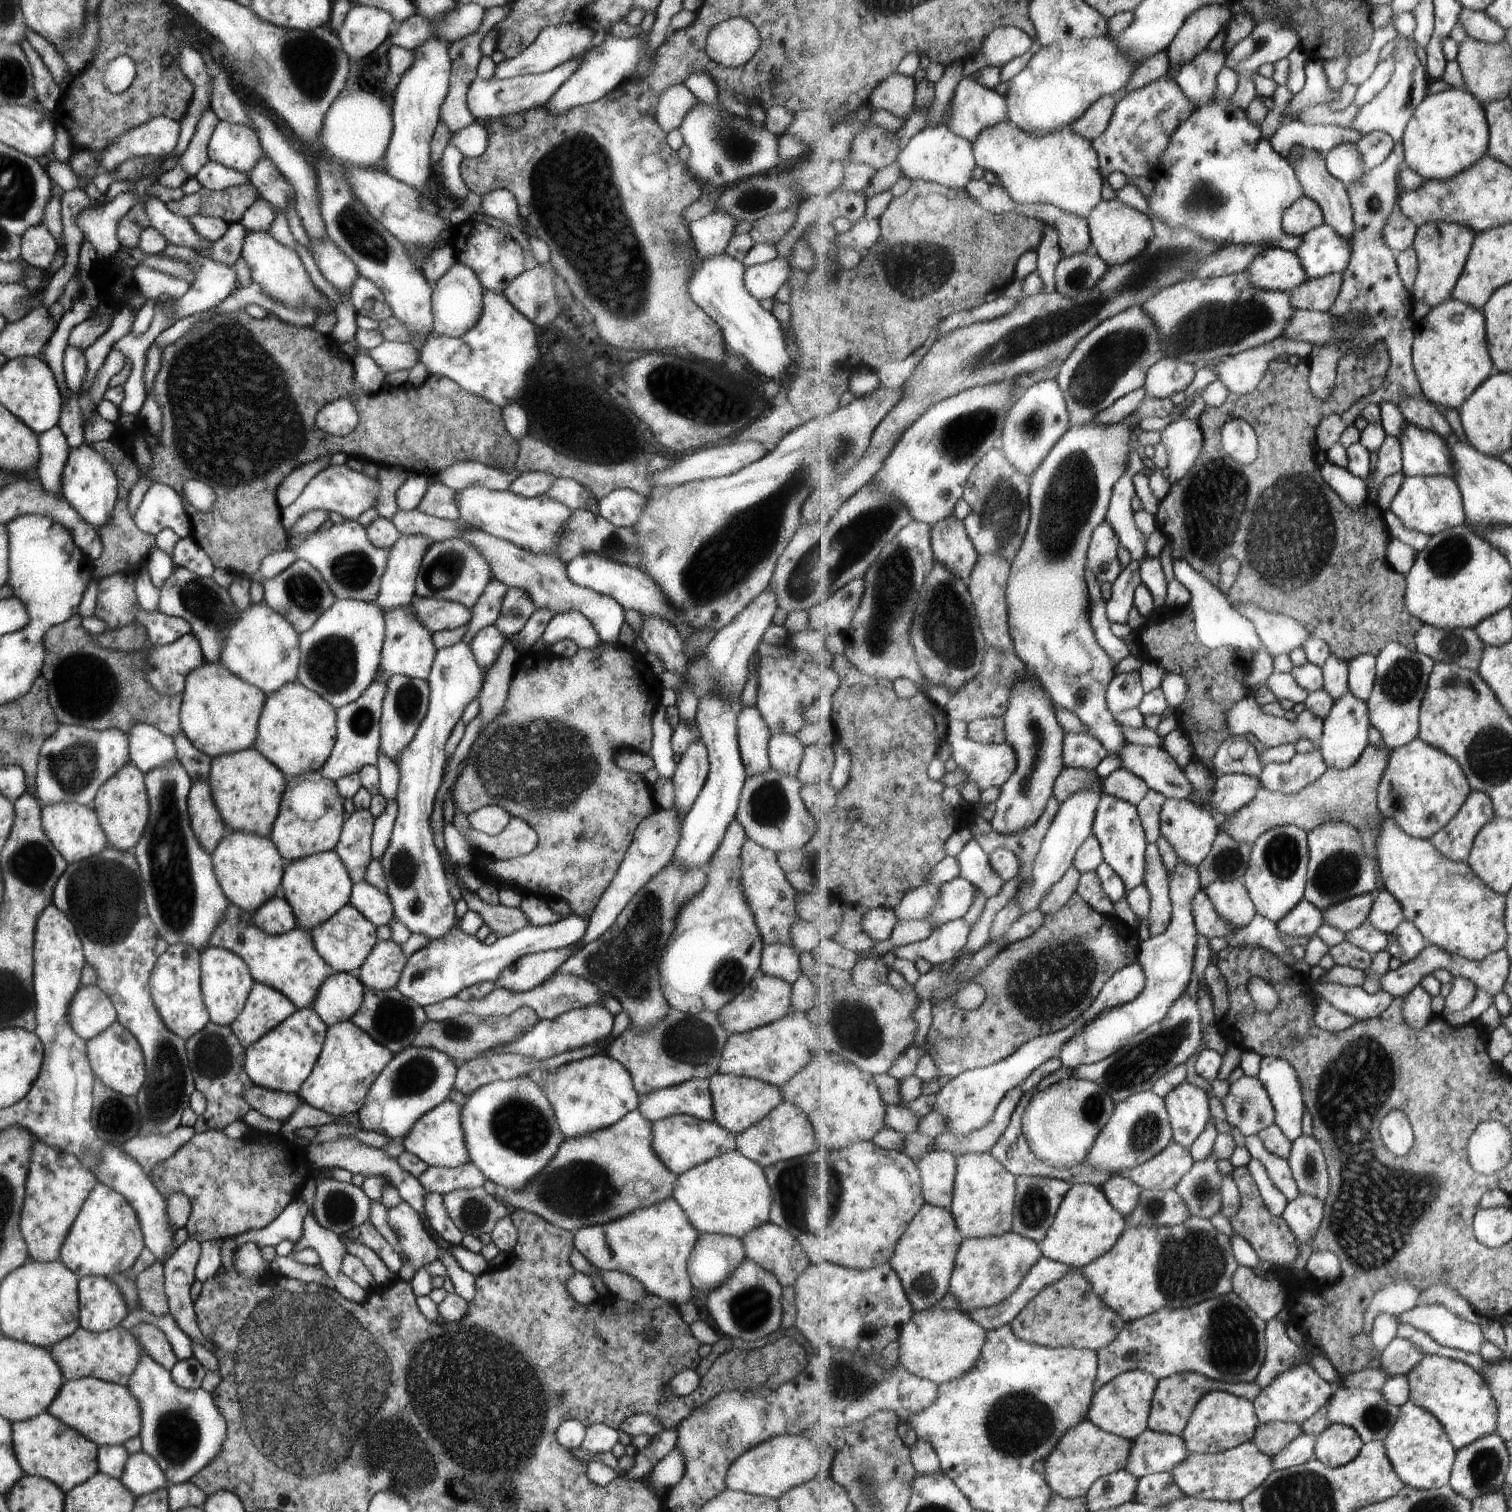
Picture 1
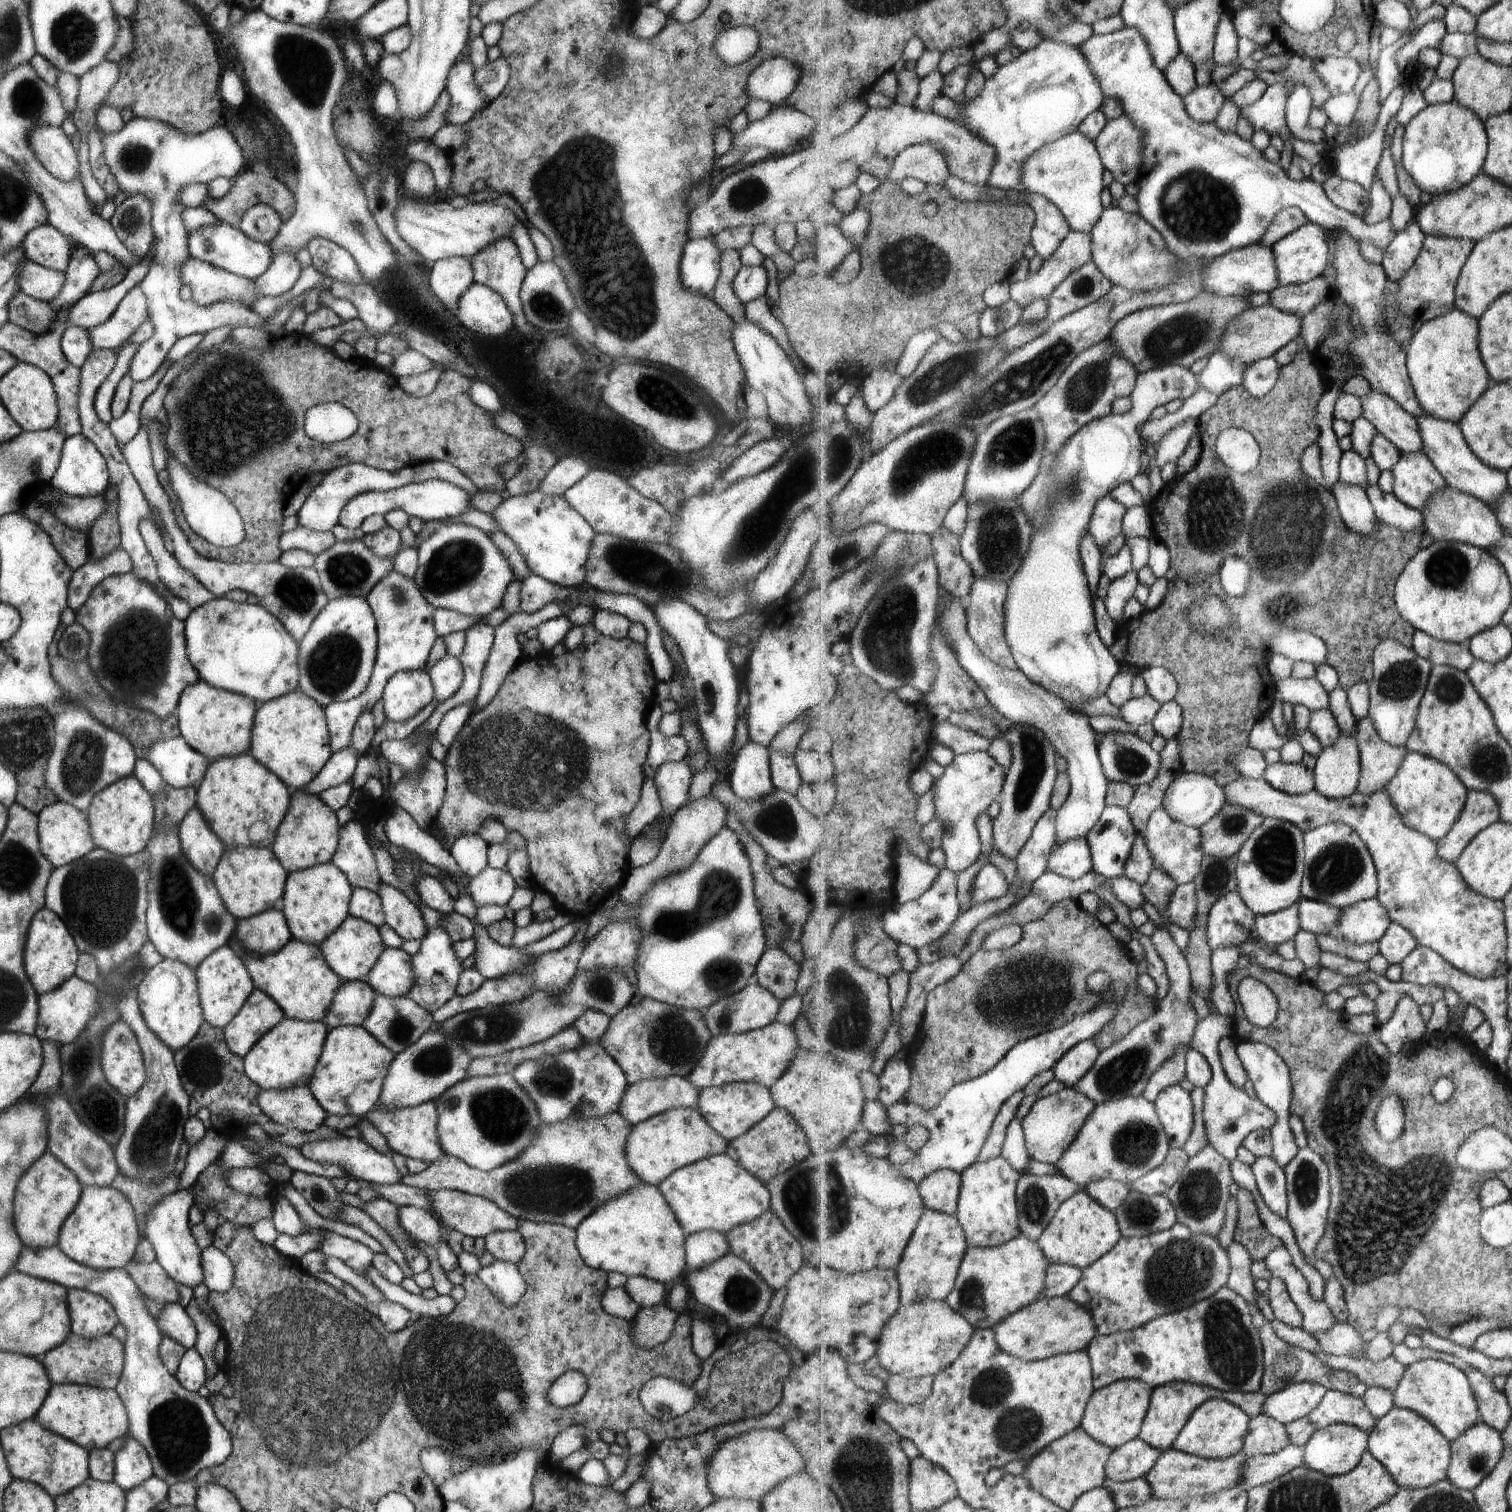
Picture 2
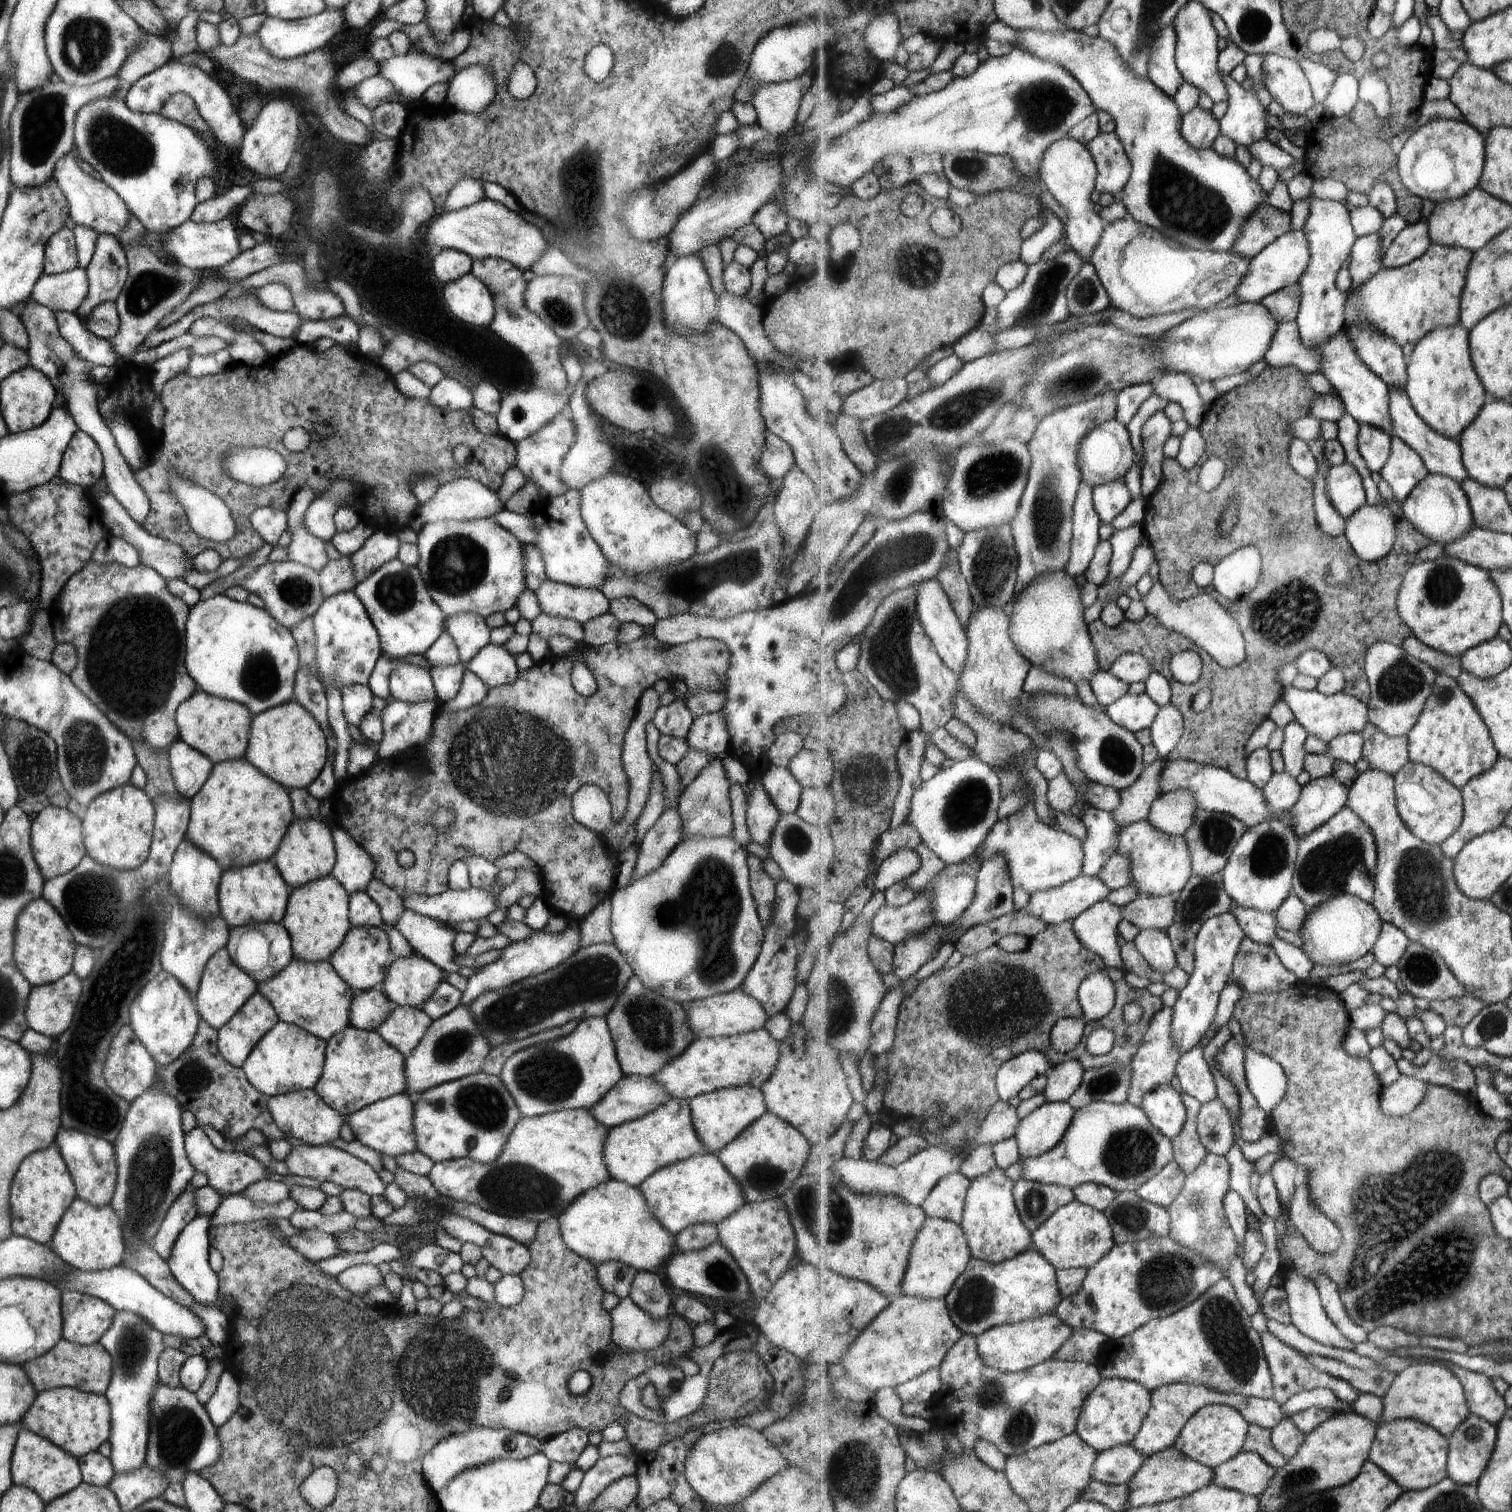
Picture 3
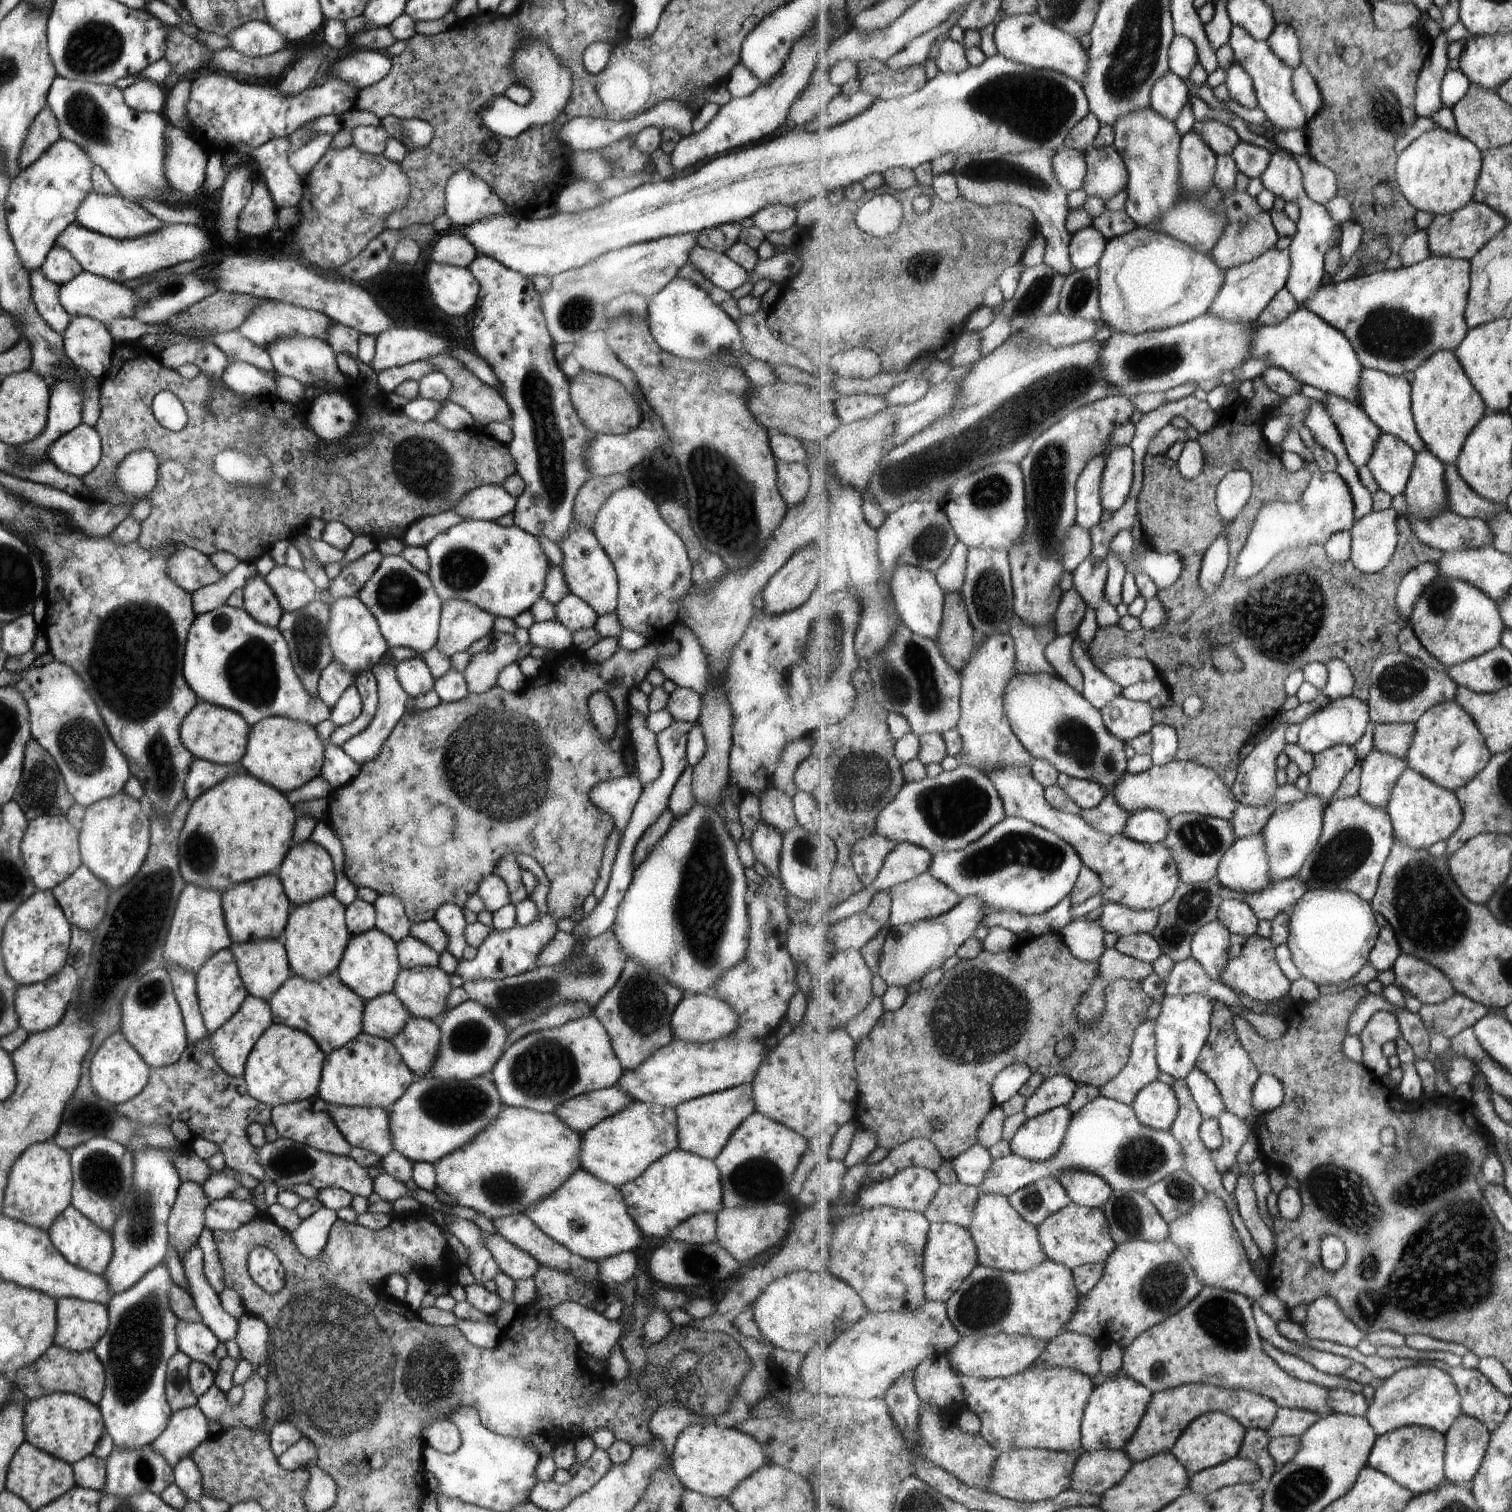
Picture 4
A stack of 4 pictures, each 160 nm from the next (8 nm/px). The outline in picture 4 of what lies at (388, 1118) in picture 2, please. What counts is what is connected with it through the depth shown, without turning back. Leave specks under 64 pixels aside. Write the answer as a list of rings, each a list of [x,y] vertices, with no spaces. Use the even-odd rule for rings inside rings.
[[[329,1104],[326,1111],[351,1147],[373,1152],[379,1159],[393,1150],[386,1109]]]

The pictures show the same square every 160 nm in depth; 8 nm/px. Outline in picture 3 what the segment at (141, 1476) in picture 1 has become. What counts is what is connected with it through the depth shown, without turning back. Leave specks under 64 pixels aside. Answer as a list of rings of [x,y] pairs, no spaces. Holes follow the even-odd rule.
[[[116,1311],[111,1326],[99,1338],[99,1344],[109,1352],[111,1358],[111,1380],[103,1392],[111,1406],[111,1428],[109,1428],[110,1455],[114,1472],[129,1472],[139,1468],[146,1456],[149,1430],[149,1400],[155,1388],[157,1356],[163,1350],[161,1334],[143,1322],[143,1318],[131,1312]]]

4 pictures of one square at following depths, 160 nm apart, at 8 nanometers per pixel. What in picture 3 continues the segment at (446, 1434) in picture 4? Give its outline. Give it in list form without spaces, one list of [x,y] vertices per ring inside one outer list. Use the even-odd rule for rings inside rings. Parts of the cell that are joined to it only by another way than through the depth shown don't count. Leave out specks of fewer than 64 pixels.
[[[473,1426],[465,1432],[451,1434],[443,1440],[439,1440],[425,1453],[421,1460],[421,1475],[425,1484],[434,1493],[439,1492],[443,1486],[447,1486],[449,1480],[459,1476],[461,1470],[467,1470],[471,1466],[481,1466],[491,1460],[523,1460],[531,1454],[541,1453],[542,1442],[523,1433],[515,1433],[506,1429],[489,1429],[483,1426]]]

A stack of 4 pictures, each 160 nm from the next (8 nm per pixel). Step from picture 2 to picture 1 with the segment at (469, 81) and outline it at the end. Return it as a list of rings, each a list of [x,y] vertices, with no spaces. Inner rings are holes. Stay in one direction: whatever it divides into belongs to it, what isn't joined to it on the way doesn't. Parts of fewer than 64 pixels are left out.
[[[576,57],[556,68],[540,74],[527,74],[526,76],[517,76],[514,78],[496,80],[479,80],[475,77],[471,80],[469,88],[467,88],[467,110],[471,112],[473,119],[476,118],[493,118],[501,117],[509,112],[523,112],[527,108],[537,108],[544,106],[547,98],[559,89],[559,86],[577,70],[577,66],[581,64],[581,57]]]

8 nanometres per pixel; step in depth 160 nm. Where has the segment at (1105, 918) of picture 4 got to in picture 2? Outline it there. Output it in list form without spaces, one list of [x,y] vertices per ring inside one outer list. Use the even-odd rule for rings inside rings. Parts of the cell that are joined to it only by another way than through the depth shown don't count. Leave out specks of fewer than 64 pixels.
[[[1194,882],[1181,884],[1171,894],[1167,916],[1179,927],[1189,931],[1198,925],[1199,898]]]

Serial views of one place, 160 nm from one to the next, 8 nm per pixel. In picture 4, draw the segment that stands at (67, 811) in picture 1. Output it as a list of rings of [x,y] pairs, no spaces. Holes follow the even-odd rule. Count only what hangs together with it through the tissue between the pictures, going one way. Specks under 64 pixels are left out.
[[[39,815],[28,821],[20,840],[20,853],[37,891],[52,889],[81,865],[78,831],[65,817],[55,815]]]

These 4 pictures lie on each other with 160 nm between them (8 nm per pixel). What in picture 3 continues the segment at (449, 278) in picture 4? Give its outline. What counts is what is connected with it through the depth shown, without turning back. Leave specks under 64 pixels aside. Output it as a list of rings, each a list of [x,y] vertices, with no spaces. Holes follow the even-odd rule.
[[[469,273],[447,282],[442,290],[445,304],[457,319],[474,326],[489,326],[495,314],[493,298],[478,279]]]

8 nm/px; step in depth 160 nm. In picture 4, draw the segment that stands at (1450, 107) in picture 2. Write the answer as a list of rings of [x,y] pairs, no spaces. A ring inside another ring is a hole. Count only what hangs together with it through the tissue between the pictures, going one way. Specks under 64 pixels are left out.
[[[1433,128],[1401,152],[1396,165],[1399,187],[1419,211],[1433,216],[1459,211],[1474,200],[1484,156],[1485,152],[1473,140],[1458,131]]]

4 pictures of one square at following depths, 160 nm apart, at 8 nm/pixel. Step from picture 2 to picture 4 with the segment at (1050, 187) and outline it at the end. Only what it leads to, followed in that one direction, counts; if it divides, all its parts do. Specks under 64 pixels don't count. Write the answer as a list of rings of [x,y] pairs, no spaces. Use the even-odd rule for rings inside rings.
[[[1064,146],[1053,156],[1053,172],[1067,193],[1084,189],[1089,174],[1086,152]],[[1090,226],[1076,232],[1070,246],[1070,260],[1075,271],[1096,266],[1106,245],[1106,237],[1097,228]]]

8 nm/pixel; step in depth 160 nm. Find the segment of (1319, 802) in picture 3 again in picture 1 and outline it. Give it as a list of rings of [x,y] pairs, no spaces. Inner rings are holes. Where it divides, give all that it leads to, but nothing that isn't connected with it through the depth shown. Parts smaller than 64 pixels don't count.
[[[1345,692],[1343,698],[1333,701],[1330,712],[1324,719],[1324,734],[1319,745],[1329,768],[1347,770],[1361,759],[1369,746],[1369,730],[1373,727],[1370,712],[1367,701],[1355,698],[1351,692]]]

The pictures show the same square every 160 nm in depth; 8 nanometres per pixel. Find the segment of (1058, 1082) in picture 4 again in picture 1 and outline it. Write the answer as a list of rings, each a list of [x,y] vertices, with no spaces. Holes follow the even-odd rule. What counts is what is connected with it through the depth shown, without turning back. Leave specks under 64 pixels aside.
[[[1179,860],[1179,864],[1173,868],[1173,874],[1170,877],[1170,896],[1174,905],[1171,925],[1161,936],[1141,941],[1138,963],[1147,976],[1145,991],[1133,1002],[1111,1008],[1097,1016],[1095,1020],[1087,1022],[1085,1028],[1061,1048],[1059,1056],[1062,1066],[1075,1069],[1110,1058],[1121,1048],[1130,1044],[1139,1032],[1164,1020],[1169,1014],[1169,1008],[1187,992],[1191,974],[1194,973],[1199,935],[1195,918],[1193,918],[1193,900],[1201,891],[1203,888],[1201,888],[1201,874],[1199,874],[1198,866],[1191,866]]]

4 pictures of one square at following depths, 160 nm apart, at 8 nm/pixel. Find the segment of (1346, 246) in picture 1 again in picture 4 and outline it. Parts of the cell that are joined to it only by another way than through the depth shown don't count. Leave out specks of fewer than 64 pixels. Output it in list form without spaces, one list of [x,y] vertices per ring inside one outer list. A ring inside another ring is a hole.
[[[1288,247],[1285,250],[1273,248],[1259,259],[1231,268],[1227,271],[1226,283],[1223,284],[1218,298],[1209,308],[1208,314],[1231,322],[1258,322],[1259,317],[1278,292],[1286,288],[1292,266],[1291,250]]]

